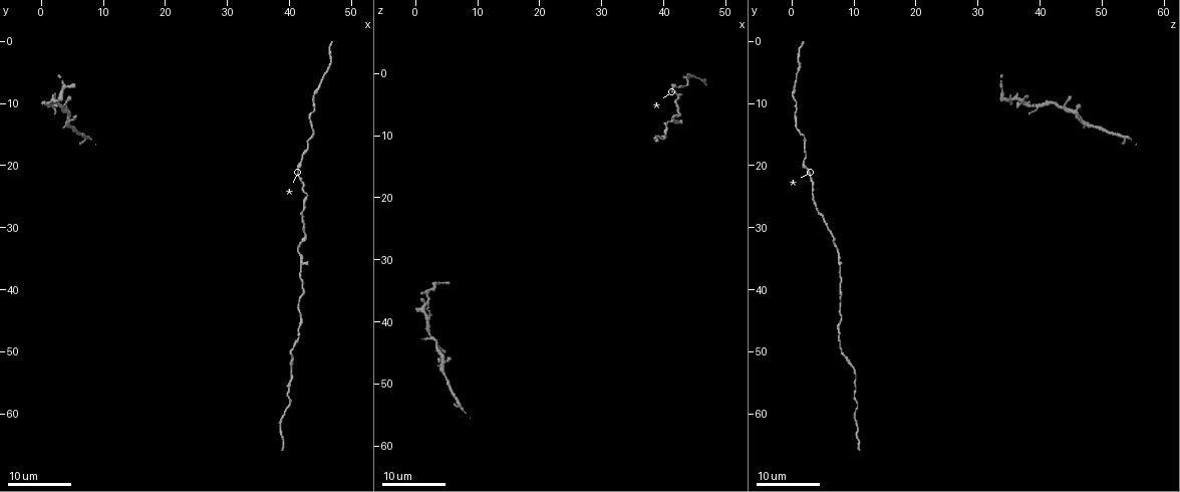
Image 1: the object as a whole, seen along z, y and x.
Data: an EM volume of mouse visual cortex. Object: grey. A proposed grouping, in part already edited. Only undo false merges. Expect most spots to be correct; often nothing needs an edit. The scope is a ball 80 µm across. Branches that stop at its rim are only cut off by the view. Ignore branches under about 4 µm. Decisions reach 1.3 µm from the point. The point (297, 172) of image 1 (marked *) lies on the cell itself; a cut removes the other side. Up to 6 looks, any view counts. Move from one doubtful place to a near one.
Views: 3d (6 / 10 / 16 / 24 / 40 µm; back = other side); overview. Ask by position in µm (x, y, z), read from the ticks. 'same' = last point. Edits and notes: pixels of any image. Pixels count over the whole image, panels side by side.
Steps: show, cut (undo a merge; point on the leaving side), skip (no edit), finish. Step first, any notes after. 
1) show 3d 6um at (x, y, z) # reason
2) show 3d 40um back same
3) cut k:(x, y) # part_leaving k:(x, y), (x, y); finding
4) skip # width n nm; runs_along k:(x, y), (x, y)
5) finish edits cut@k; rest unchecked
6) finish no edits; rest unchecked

show 3d 24um at (44.0, 9.5, 0.5) # calibre changes

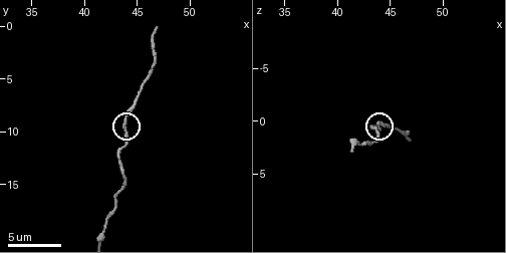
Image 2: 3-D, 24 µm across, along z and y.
show 3d 6um same

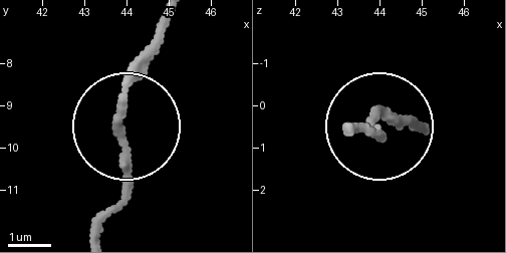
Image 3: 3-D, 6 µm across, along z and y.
skip # one cell here

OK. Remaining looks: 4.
show 3d 16um at (41.5, 34.0, 7.0) # thin neck

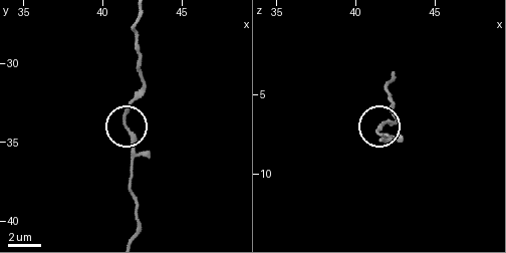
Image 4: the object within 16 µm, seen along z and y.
show 3d 6um at (41.3, 33.6, 7.5)

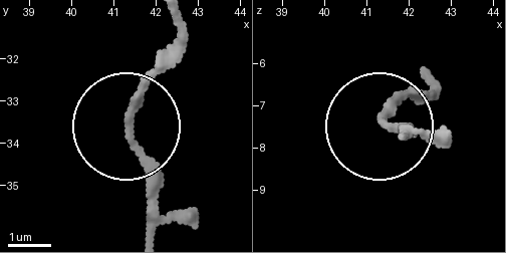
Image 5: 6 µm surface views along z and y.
skip # width 160 nm; runs_along 5:(428, 78), (432, 88), (396, 103), (381, 129), (432, 129); one cell here

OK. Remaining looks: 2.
show 3d 24um at (4.5, 7.5, 34.0) # narrows sharply

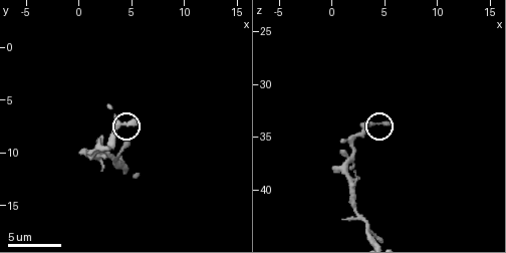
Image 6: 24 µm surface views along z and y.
show 3d 10um at (4.6, 7.4, 33.8)

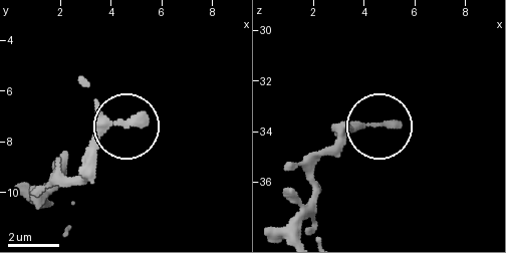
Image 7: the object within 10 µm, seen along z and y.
skip # one cell here

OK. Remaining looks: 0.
finish no edits; rest unchecked

